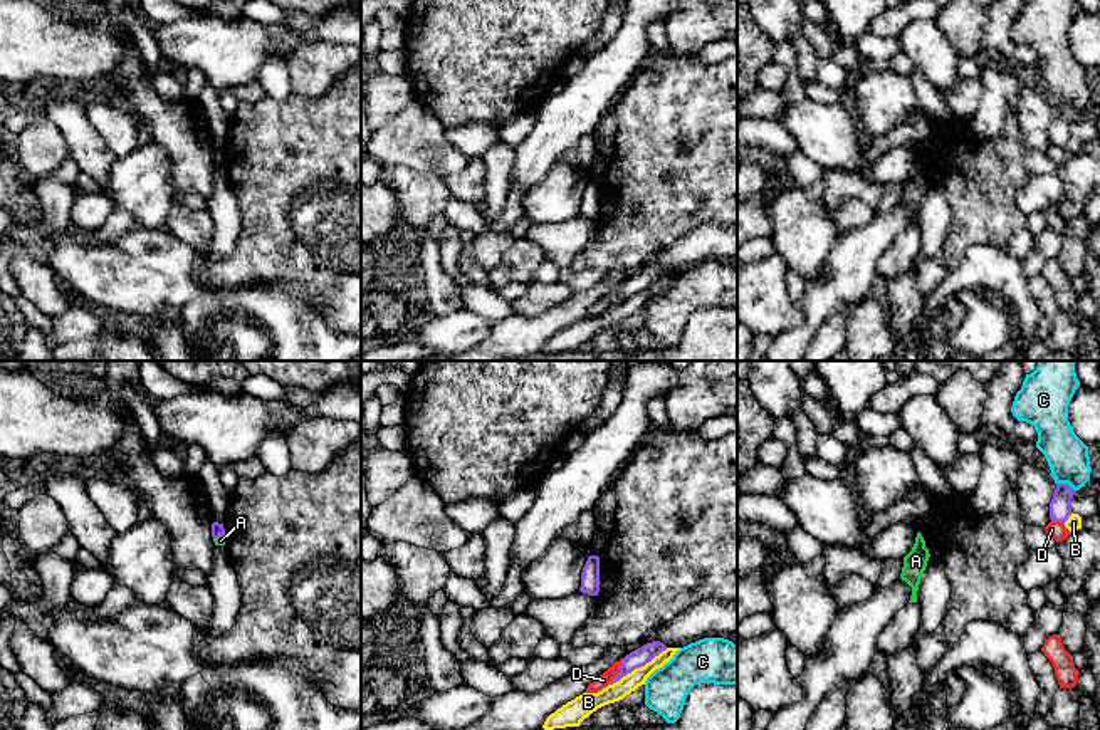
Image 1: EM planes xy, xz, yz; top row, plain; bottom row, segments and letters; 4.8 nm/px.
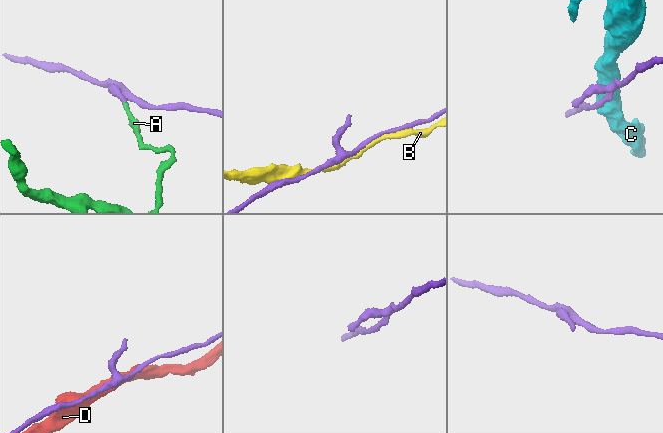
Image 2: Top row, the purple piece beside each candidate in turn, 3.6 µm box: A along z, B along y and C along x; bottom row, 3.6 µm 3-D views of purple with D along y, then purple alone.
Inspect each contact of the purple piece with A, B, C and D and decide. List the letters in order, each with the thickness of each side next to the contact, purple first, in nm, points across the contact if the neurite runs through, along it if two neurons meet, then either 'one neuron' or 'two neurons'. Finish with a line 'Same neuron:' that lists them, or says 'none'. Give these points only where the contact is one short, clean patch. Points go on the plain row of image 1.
A: calibres 60 and 40 nm; border xy (224, 158), (214, 163); two neurons
B: calibres 90 and 90 nm; two neurons
C: calibres 110 and 200 nm; border yz (1057, 106), (1067, 106), (1075, 114); two neurons
D: calibres 90 and 70 nm; border xz (623, 282), (618, 297), (608, 307); two neurons
Same neuron: none

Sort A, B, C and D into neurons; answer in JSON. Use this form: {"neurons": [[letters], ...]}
{"neurons": [["A"], ["B"], ["C"], ["D"]]}

